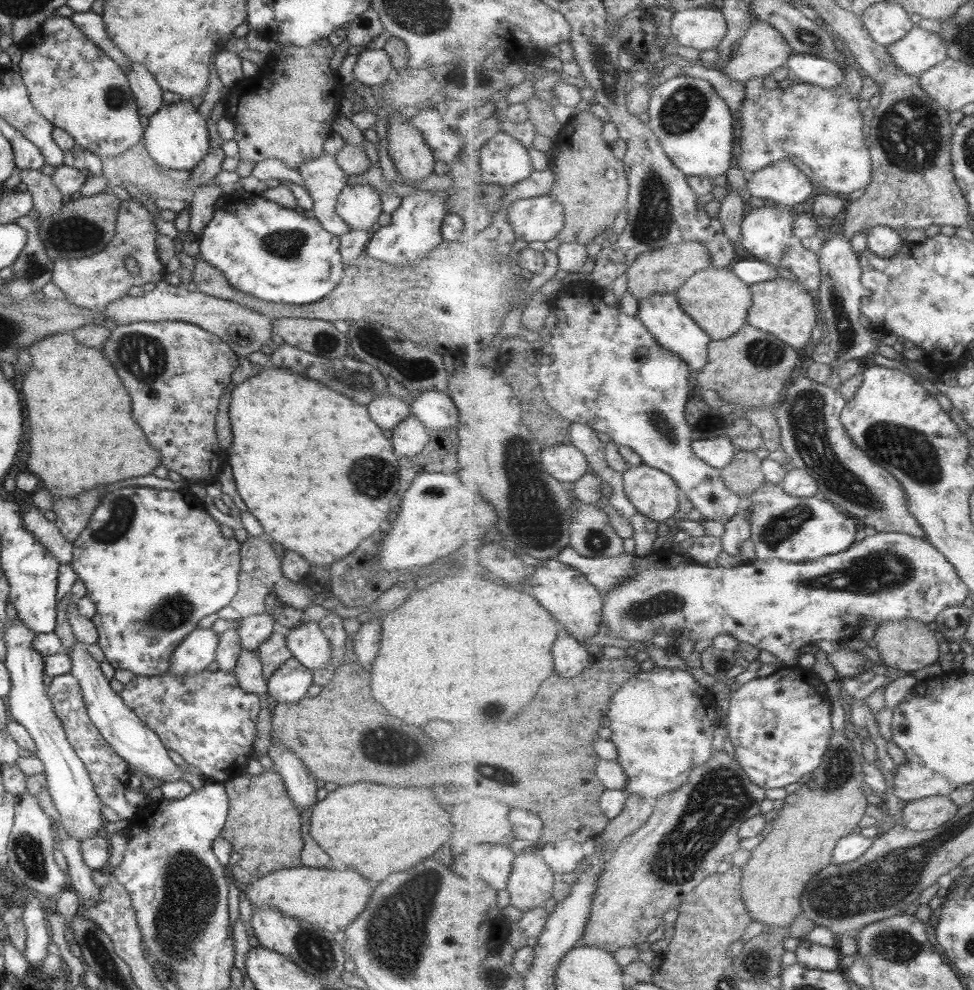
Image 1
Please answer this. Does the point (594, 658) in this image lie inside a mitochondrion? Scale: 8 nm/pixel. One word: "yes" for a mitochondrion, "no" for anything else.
no

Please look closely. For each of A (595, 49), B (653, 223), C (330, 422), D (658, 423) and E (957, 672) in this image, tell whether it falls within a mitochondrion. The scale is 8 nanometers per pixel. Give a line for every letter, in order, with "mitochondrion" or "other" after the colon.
A: mitochondrion
B: mitochondrion
C: other
D: mitochondrion
E: other

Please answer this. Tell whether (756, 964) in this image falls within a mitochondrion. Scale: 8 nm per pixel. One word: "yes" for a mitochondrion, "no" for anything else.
yes

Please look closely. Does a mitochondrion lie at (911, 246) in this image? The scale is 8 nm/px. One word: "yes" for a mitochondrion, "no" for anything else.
no

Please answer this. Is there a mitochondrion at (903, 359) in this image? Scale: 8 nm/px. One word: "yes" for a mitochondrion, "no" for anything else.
no

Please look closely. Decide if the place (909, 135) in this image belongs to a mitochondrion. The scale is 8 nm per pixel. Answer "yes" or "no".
yes

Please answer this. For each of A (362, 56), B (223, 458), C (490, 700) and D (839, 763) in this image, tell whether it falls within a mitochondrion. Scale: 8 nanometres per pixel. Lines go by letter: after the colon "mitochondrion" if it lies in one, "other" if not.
A: other
B: other
C: mitochondrion
D: mitochondrion

